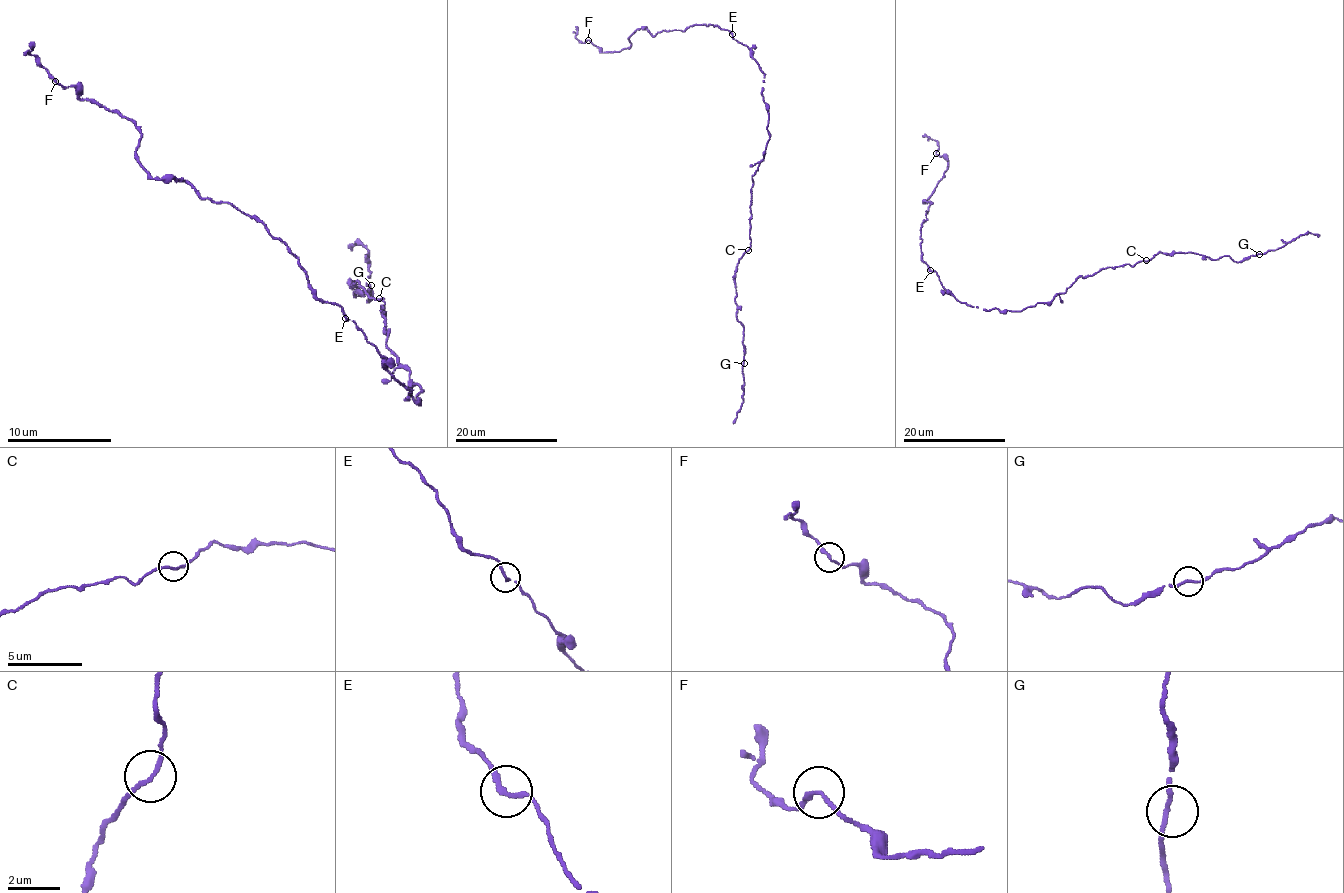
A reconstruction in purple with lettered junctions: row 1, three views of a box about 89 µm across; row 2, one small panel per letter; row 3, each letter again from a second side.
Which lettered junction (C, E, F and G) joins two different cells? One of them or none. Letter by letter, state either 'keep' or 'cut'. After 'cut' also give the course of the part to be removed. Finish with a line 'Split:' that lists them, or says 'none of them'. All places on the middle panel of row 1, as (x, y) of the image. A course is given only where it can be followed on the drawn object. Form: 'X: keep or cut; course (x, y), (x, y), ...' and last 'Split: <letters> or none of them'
C: keep
E: keep
F: keep
G: keep
Split: none of them

